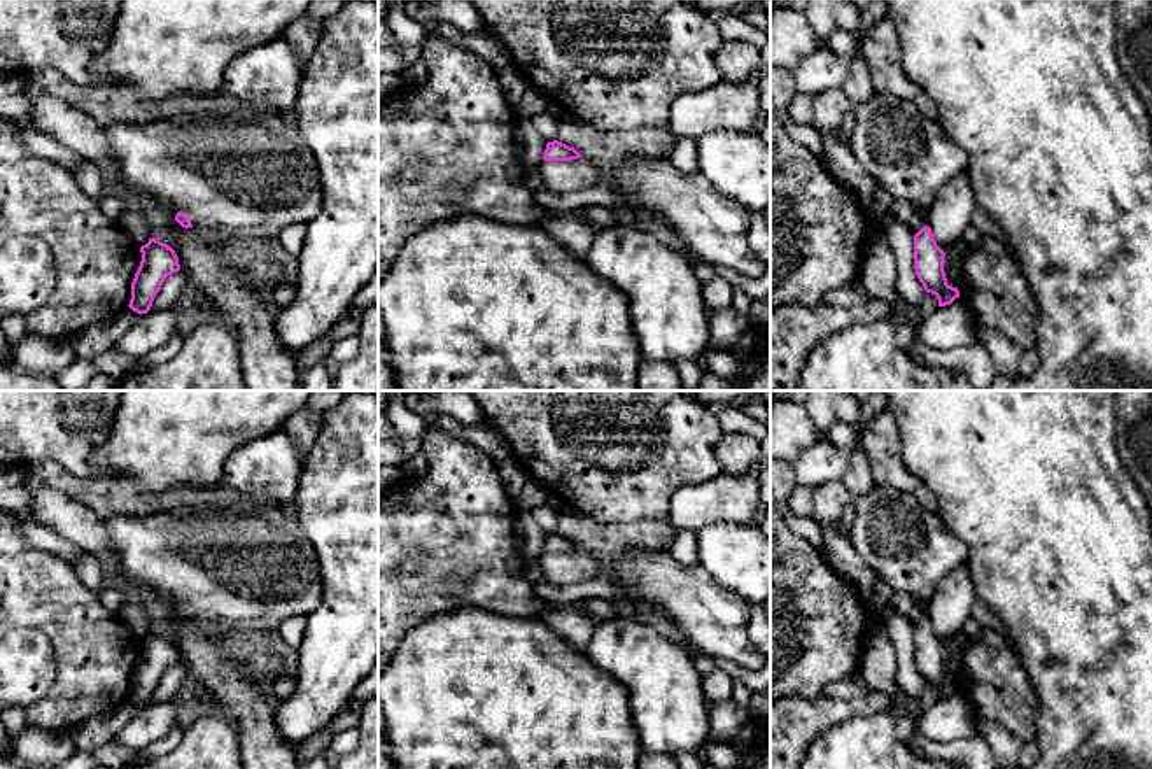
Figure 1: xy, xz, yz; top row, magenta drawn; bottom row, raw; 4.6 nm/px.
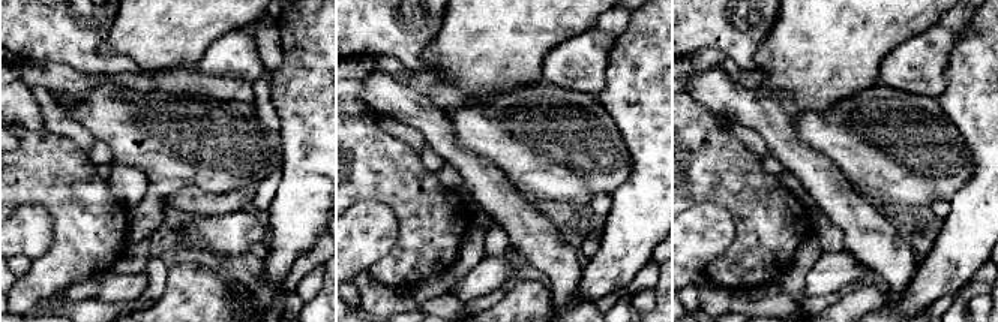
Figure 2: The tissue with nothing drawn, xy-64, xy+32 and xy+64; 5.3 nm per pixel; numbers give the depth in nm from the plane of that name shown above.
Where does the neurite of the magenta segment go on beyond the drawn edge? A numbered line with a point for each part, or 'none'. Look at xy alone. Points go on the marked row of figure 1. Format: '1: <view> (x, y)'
1: xy (242, 172)

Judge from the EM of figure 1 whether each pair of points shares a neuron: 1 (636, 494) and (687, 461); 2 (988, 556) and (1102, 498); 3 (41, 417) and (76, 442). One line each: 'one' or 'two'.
1: one
2: one
3: one

